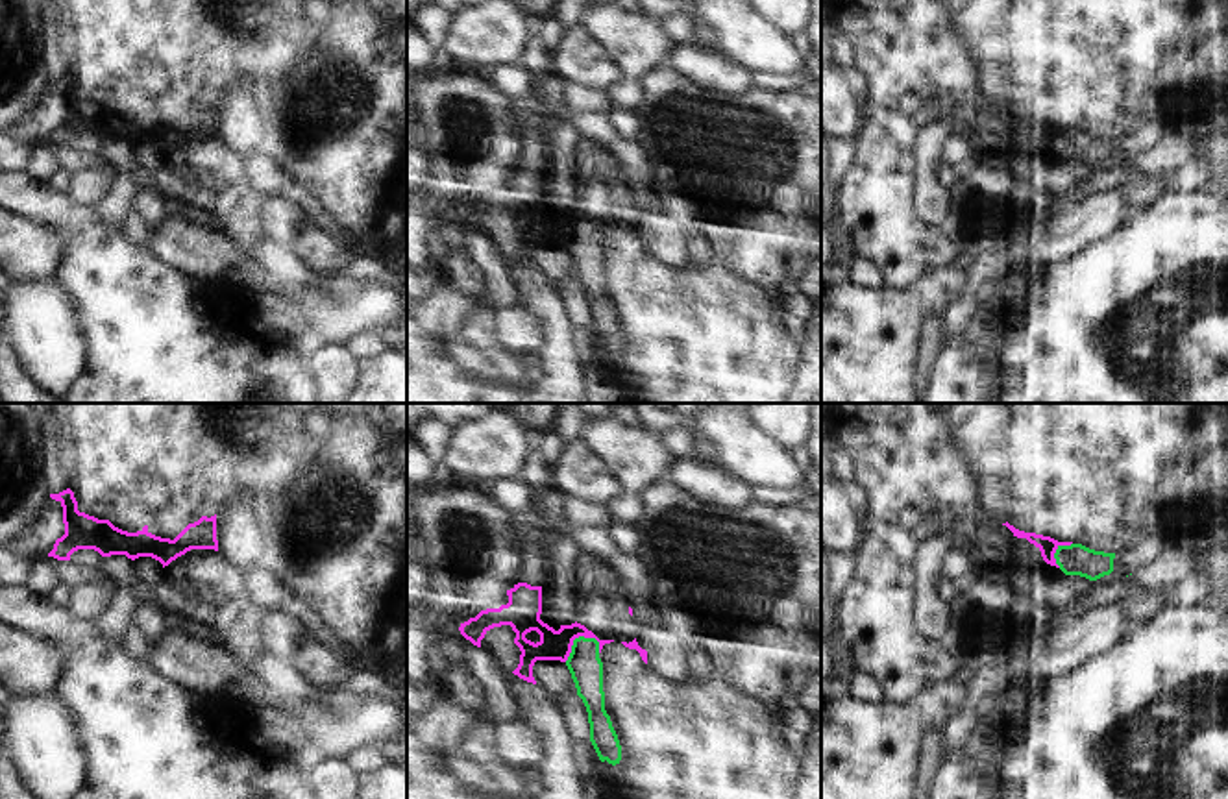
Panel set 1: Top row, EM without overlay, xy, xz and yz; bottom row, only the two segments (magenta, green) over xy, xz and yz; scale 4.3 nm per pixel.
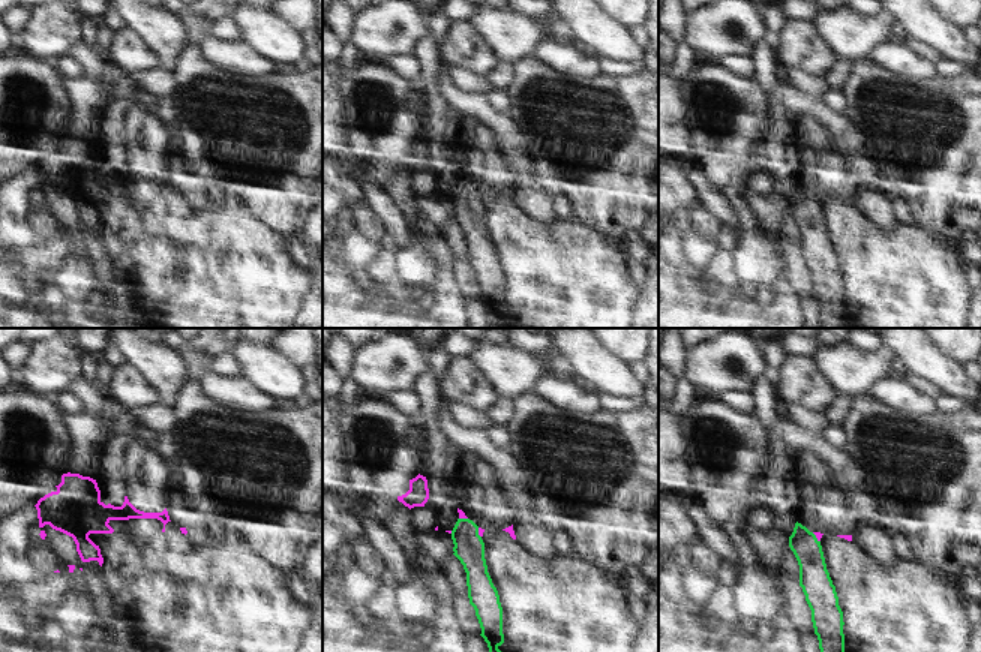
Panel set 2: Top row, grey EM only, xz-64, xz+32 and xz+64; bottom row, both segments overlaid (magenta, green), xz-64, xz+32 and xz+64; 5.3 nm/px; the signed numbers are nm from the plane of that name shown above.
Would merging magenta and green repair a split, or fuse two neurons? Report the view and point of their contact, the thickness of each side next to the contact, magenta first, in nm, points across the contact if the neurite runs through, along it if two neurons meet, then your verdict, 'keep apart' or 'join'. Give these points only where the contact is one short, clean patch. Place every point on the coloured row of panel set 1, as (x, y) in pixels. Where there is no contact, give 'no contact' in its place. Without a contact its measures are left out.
xz (576, 637) | 140/140 nm | along xz (600, 642), (577, 637), (564, 661) | keep apart

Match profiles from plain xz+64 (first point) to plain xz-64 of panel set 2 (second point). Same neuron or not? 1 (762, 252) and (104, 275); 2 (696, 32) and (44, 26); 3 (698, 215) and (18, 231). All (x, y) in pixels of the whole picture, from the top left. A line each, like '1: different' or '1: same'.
1: different
2: same
3: different

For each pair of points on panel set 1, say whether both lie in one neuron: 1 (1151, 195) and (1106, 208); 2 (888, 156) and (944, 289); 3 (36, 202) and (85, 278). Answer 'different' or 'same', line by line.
1: same
2: different
3: same

